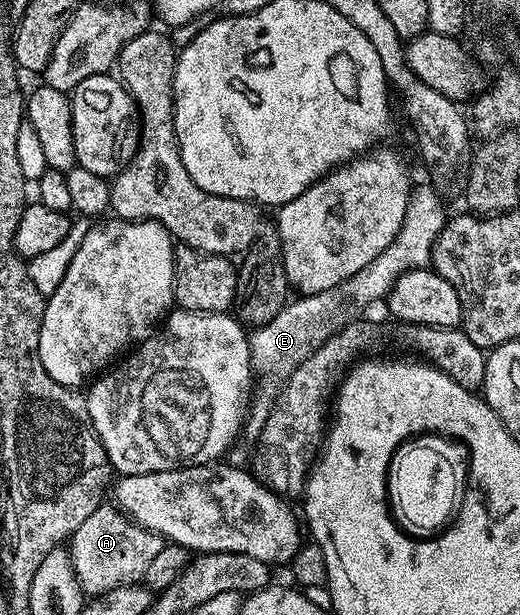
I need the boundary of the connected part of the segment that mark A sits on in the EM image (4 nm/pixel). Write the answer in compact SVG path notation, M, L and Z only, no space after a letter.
M100 504L99 509L93 511L93 515L89 515L89 519L85 519L85 523L81 523L81 527L77 527L75 534L69 538L75 578L88 598L100 597L105 591L113 591L113 587L142 582L149 563L165 544L158 533L149 531L143 525L136 525L118 508L108 505Z

